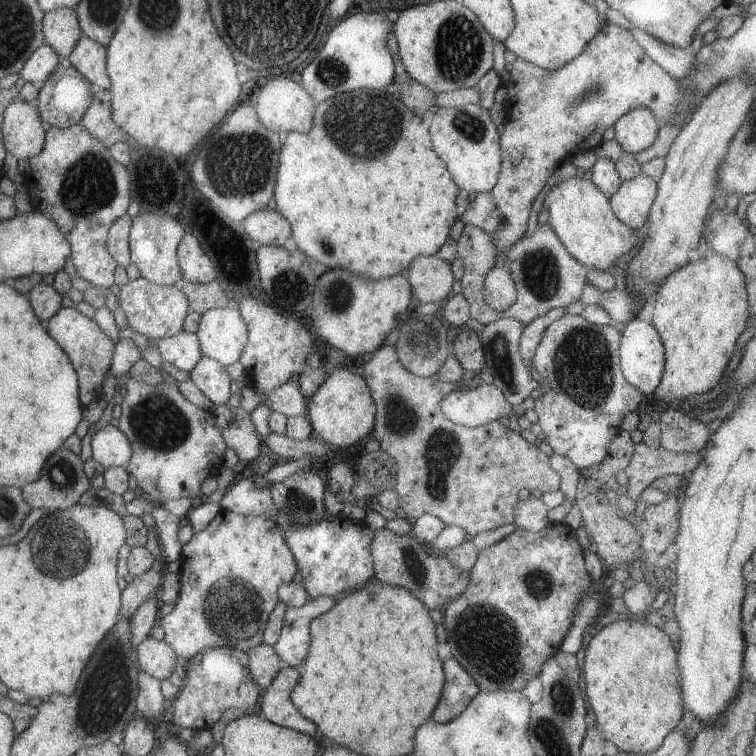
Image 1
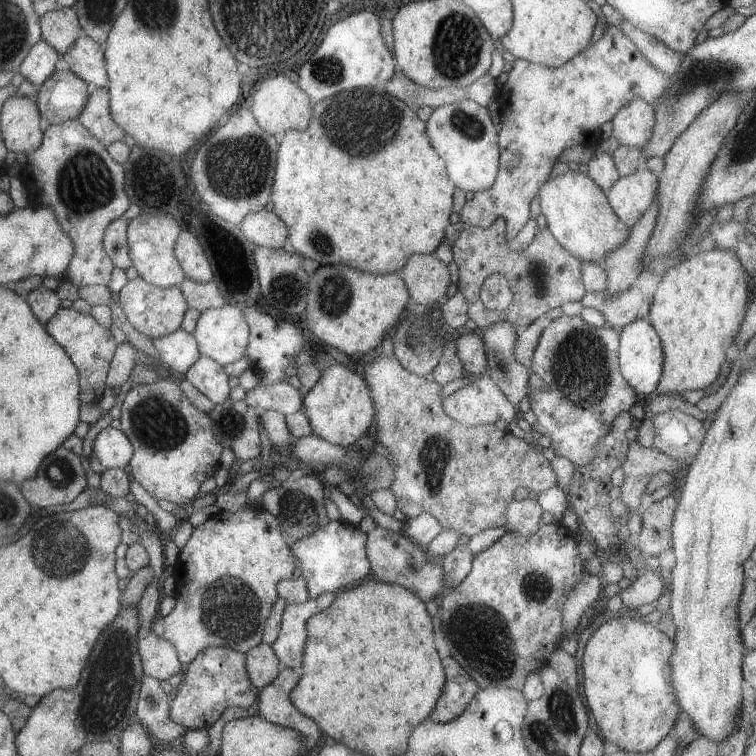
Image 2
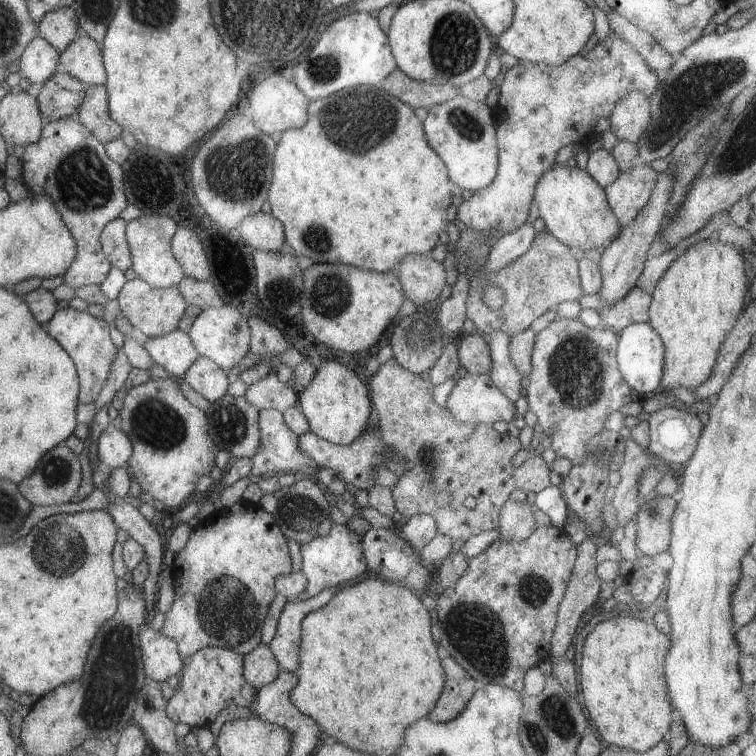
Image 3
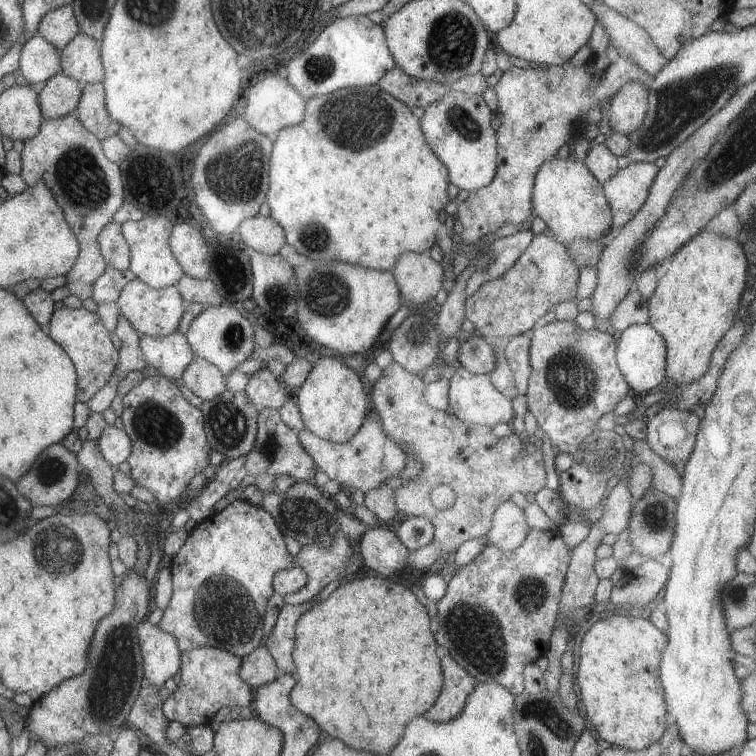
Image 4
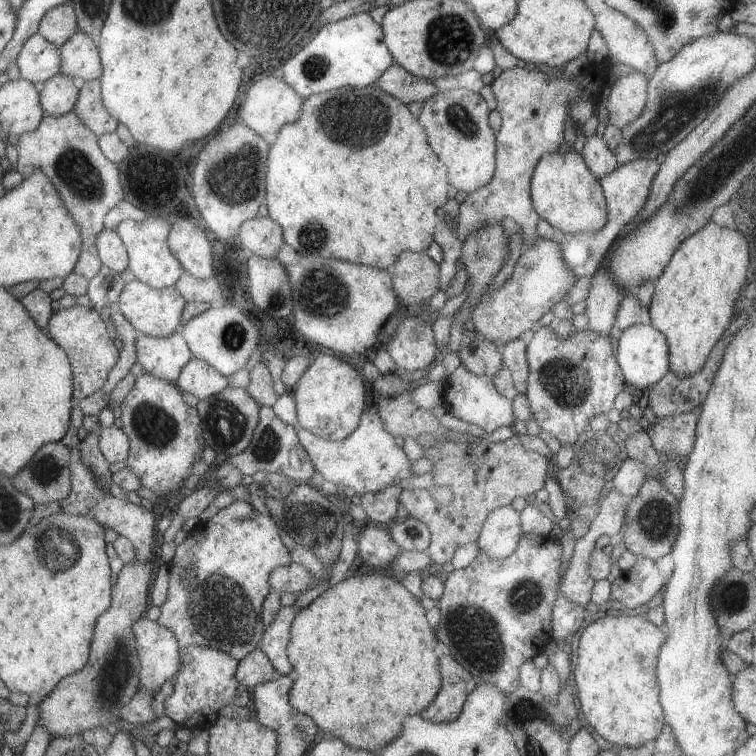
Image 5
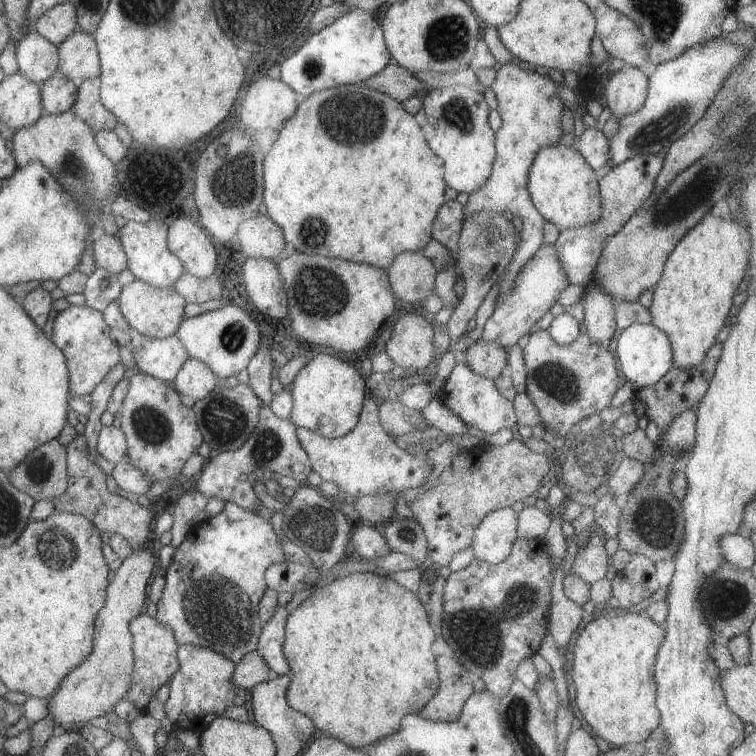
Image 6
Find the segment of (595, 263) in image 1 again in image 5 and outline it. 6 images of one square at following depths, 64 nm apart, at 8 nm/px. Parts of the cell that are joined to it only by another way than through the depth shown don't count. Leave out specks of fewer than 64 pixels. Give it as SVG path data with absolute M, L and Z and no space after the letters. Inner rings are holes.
M573 149L564 154L549 153L540 158L531 179L531 198L540 219L548 221L554 229L558 229L566 235L585 231L594 233L606 225L607 205L604 191L597 177L588 169L584 158Z

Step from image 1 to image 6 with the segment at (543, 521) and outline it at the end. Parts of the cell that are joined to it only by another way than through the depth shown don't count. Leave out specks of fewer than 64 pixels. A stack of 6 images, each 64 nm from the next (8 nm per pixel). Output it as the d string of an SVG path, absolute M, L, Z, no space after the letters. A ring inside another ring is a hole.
M511 507L489 513L474 534L472 550L475 558L498 564L503 562L518 538L518 514Z

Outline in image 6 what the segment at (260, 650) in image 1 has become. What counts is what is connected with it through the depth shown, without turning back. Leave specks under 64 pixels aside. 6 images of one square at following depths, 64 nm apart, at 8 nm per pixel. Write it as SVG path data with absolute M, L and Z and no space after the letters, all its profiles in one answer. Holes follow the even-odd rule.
M254 650L236 664L232 682L236 686L250 690L260 683L271 680L272 677L273 673L264 662L264 658L258 654L257 650Z

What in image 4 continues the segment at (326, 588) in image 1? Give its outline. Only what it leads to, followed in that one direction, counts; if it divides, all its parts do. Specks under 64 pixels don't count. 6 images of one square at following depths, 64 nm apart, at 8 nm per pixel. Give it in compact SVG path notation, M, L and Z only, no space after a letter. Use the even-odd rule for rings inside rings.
M341 530L330 547L317 543L302 547L297 564L307 573L309 583L298 592L284 595L285 605L296 606L312 600L329 582L335 578L344 580L348 574L357 573L364 565L359 553L352 556L350 542Z

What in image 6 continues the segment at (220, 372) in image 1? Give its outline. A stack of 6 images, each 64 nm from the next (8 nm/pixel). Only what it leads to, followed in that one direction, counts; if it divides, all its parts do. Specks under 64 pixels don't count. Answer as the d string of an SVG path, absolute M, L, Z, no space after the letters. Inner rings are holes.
M190 357L184 362L172 387L179 394L190 396L196 401L205 398L217 387L232 387L237 384L237 376L225 380L218 379L203 361Z

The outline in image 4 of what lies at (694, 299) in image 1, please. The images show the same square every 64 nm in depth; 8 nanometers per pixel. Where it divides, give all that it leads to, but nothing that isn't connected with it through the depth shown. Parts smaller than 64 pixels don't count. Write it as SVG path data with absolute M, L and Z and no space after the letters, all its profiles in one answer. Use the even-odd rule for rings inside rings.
M710 228L697 234L686 245L674 254L670 260L668 271L660 276L654 296L649 302L650 325L666 342L667 378L676 383L690 383L700 379L708 370L712 354L718 342L733 326L742 311L741 297L746 288L748 260L743 250L743 242L739 237L727 237L716 234Z

